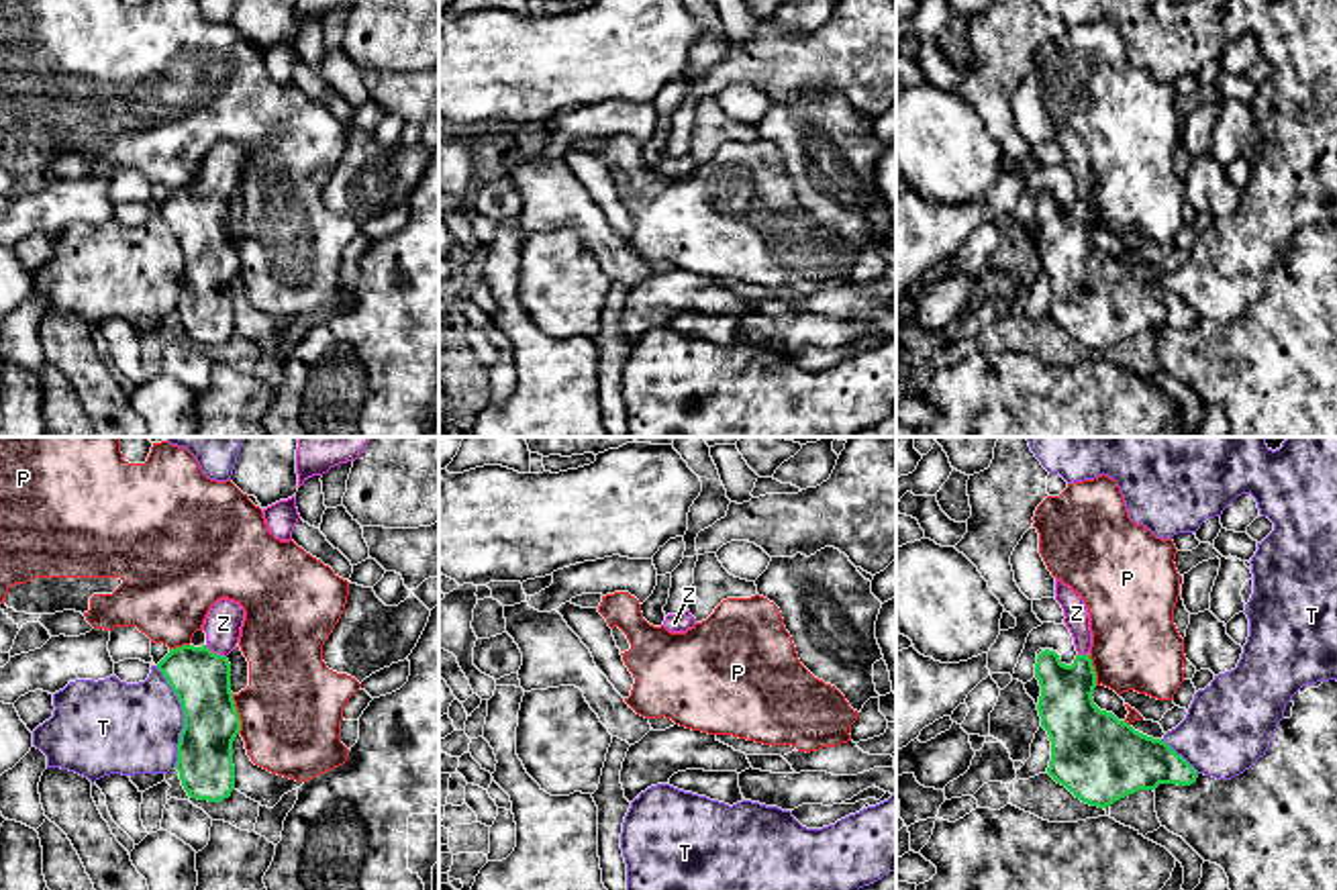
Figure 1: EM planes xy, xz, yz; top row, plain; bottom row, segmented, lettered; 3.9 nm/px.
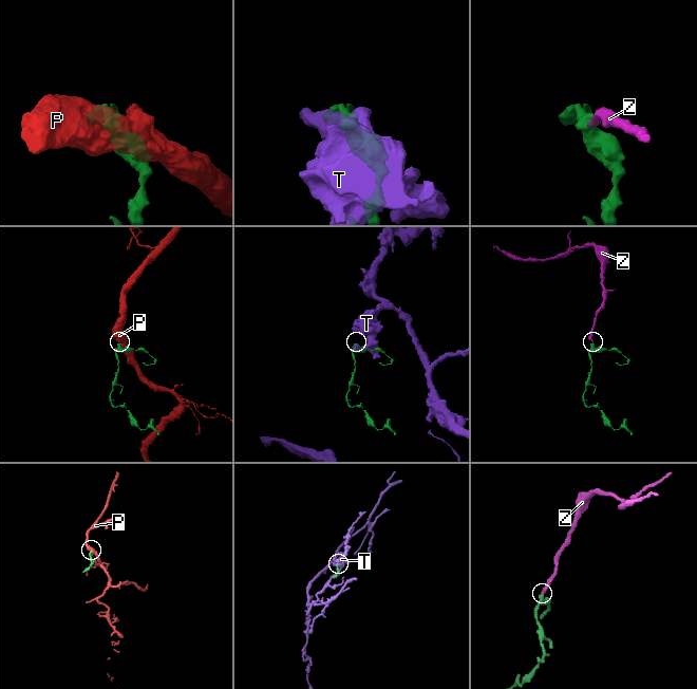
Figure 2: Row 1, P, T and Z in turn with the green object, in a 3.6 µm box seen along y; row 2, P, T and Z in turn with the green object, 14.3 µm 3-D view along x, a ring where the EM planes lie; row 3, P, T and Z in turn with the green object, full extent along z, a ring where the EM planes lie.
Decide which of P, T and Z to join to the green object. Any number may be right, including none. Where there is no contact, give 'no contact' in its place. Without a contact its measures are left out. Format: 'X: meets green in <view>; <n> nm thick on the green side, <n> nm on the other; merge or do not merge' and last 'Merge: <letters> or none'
P: meets green in xy; 220 nm thick on the green side, 400 nm on the other; do not merge
T: meets green in xy; 220 nm thick on the green side, 360 nm on the other; do not merge
Z: meets green in xy; 220 nm thick on the green side, 150 nm on the other; merge
Merge: Z

